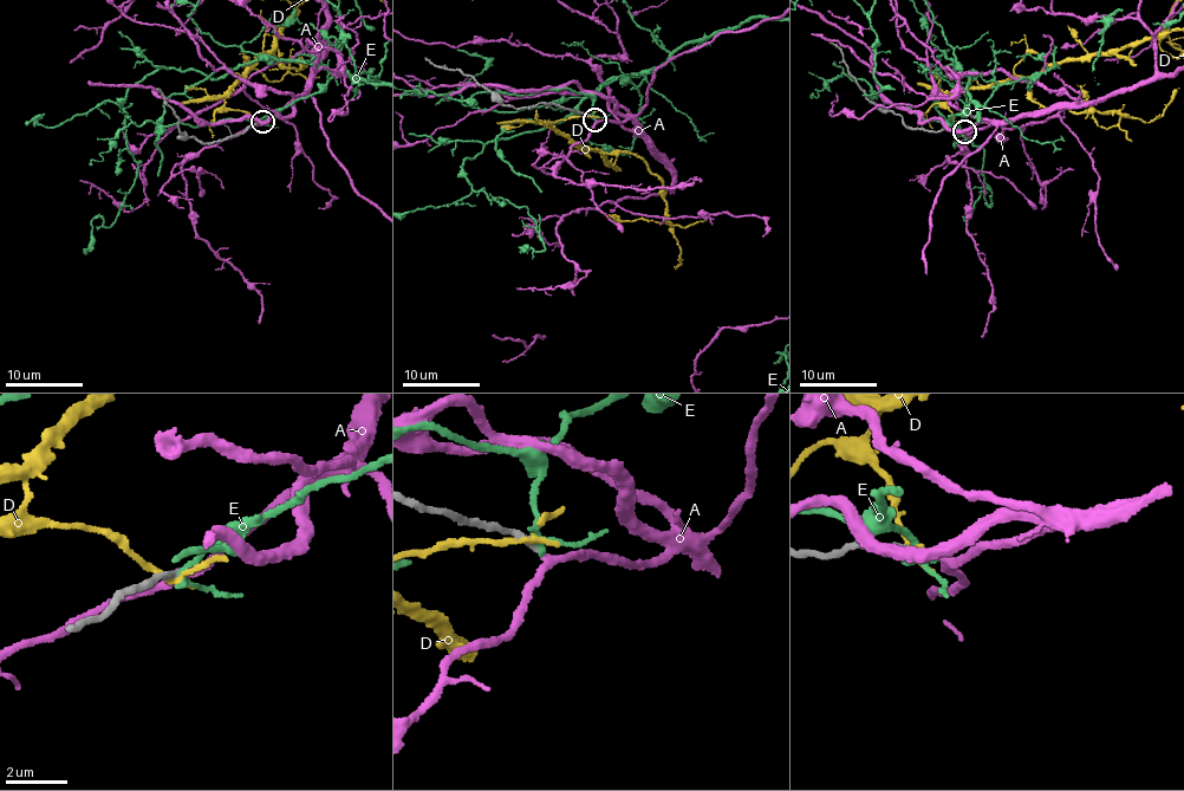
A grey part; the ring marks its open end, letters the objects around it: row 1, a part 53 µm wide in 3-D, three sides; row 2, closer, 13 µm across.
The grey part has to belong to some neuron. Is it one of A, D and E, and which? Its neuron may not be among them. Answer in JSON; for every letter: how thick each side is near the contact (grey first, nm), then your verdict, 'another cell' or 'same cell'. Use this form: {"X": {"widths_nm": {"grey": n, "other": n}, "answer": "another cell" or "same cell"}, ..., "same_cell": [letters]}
{"A": {"widths_nm": {"grey": 200, "other": 240}, "answer": "same cell"}, "D": {"widths_nm": {"grey": 260, "other": 190}, "answer": "another cell"}, "E": {"widths_nm": {"grey": 240, "other": 190}, "answer": "another cell"}, "same_cell": ["A"]}

